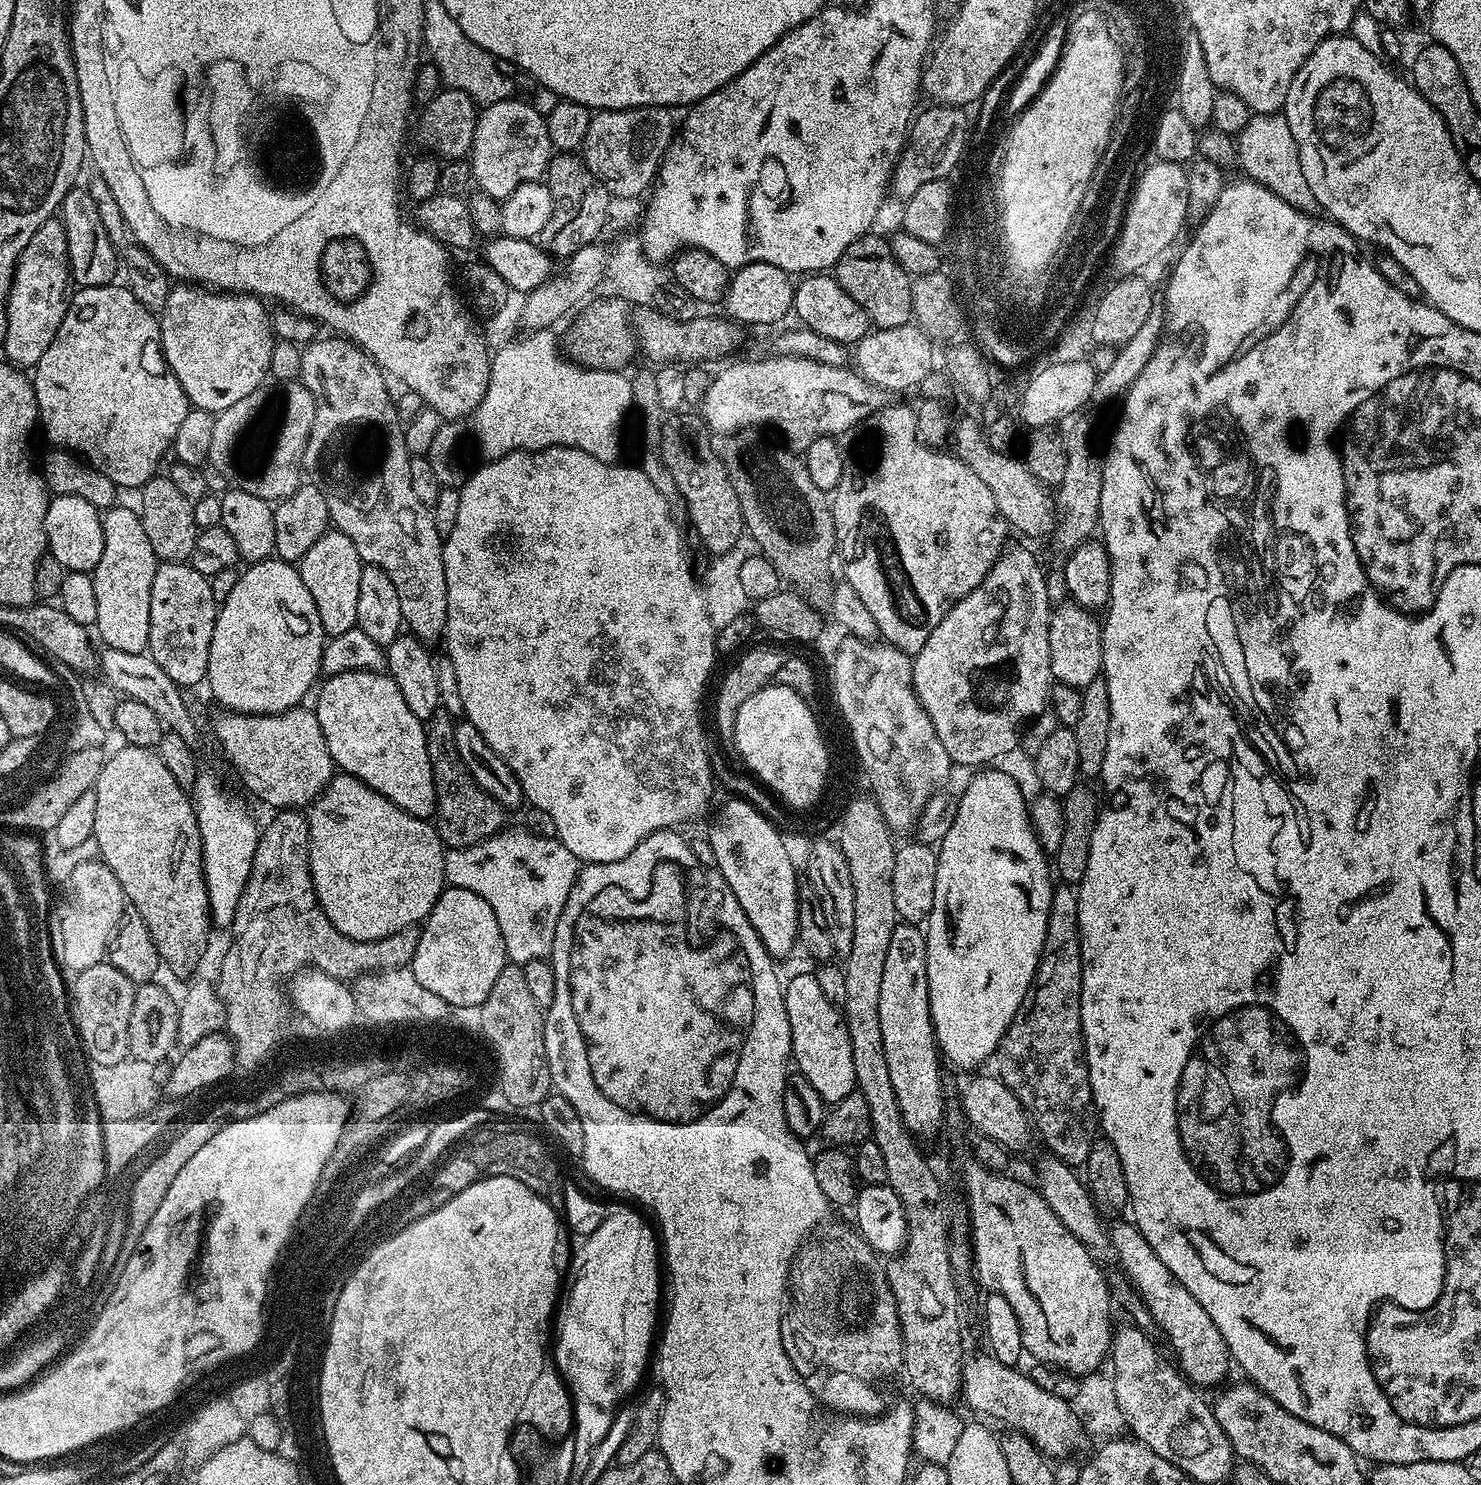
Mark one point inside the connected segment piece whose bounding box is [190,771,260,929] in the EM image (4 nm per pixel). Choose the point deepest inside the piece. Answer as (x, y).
(229, 834)

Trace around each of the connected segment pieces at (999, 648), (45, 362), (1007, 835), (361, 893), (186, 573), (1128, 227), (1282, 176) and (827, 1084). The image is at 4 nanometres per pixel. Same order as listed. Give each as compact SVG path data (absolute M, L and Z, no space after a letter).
M1012 548L1001 552L1000 557L994 562L994 566L990 570L990 574L986 574L986 578L979 584L977 588L970 594L955 601L952 607L942 618L942 622L934 630L934 634L930 634L930 638L926 638L926 646L922 646L920 652L915 653L912 660L912 685L916 691L916 696L922 702L922 706L926 710L926 714L930 714L930 722L934 722L934 730L938 730L938 738L942 738L942 746L946 746L946 754L950 754L953 765L960 764L984 764L980 766L988 766L991 760L996 760L999 756L1004 756L1007 752L1017 751L1018 745L1021 743L1021 736L1024 735L1026 725L1036 719L1040 712L1046 708L1044 703L1040 701L1040 696L1047 697L1054 683L1052 679L1052 671L1050 670L1050 646L1044 642L1040 644L1040 660L1036 656L1032 656L1032 652L1028 649L1028 628L1024 624L1040 624L1047 626L1052 621L1053 609L1036 608L1039 600L1044 600L1048 596L1048 580L1044 577L1044 572L1040 569L1040 564L1036 561L1036 556L1028 548Z
M120 282L97 288L80 288L71 293L62 326L46 354L34 366L31 377L36 391L38 424L48 435L49 445L79 454L93 468L106 474L121 489L140 490L157 475L160 459L172 447L182 418L190 411L188 395L180 389L176 376L164 360L160 346L157 313L142 306L131 290Z
M984 770L981 776L976 776L968 784L968 789L964 793L959 793L956 802L956 813L954 814L954 822L956 828L959 831L964 831L968 836L959 836L955 831L950 834L946 834L944 840L939 841L938 844L938 858L937 858L937 880L934 882L934 904L933 910L929 913L926 919L926 935L928 937L928 997L930 998L930 1014L932 1015L932 1025L934 1026L934 1034L936 1035L936 1046L940 1049L943 1059L948 1060L956 1068L976 1068L984 1059L995 1057L996 1047L1002 1042L1002 1038L1006 1034L1008 1027L1012 1025L1012 1020L1016 1016L1016 1012L1024 1004L1025 998L1028 996L1028 990L1032 987L1032 979L1036 976L1036 968L1040 964L1040 955L1044 949L1044 943L1046 942L1046 926L1048 925L1048 919L1050 918L1050 902L1052 901L1052 890L1054 887L1054 876L1050 871L1049 857L1042 850L1042 846L1038 842L1038 838L1034 834L1032 829L1032 823L1028 817L1028 804L1026 803L1026 796L1024 800L1024 792L1007 776L1004 772L988 772L992 770Z
M343 774L333 775L331 782L325 786L324 793L317 800L312 801L306 815L308 817L308 853L310 854L310 870L316 891L316 902L326 914L326 918L330 918L330 922L343 936L358 942L381 940L392 934L398 934L407 928L415 928L428 919L430 910L438 902L441 892L446 887L444 879L446 846L440 841L440 833L428 820L420 820L416 816L412 816L406 810L394 806L394 802L390 802L390 798L378 794L378 790L366 786L366 782Z
M161 563L154 574L154 586L150 590L150 638L148 655L166 670L170 678L189 690L195 684L203 685L208 675L210 638L214 638L214 626L218 601L212 593L212 581L198 574L191 563Z
M1161 160L1153 162L1139 173L1131 189L1127 209L1120 225L1119 237L1111 249L1110 258L1116 263L1117 273L1136 274L1156 260L1176 239L1189 219L1187 214L1187 171L1183 164Z
M1272 113L1251 115L1247 126L1236 138L1237 161L1249 179L1266 186L1278 198L1290 202L1300 212L1309 214L1317 211L1318 205L1314 193L1306 182L1306 174L1302 174L1302 162L1298 158L1298 146L1294 142L1294 134L1290 134L1290 126L1283 114Z
M800 972L792 981L783 985L784 1001L786 1002L786 1018L790 1018L790 1038L792 1039L791 1059L794 1061L794 1068L814 1086L824 1100L825 1105L836 1105L851 1092L857 1091L856 1075L854 1074L854 1054L850 1050L850 1034L848 1026L839 1007L832 1005L822 994L818 986L818 978L811 972Z

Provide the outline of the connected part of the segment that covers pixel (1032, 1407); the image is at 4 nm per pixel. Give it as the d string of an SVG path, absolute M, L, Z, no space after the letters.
M991 1354L985 1356L969 1355L963 1361L960 1370L960 1390L962 1400L965 1400L976 1412L985 1412L988 1416L993 1416L996 1420L1001 1420L1002 1425L1009 1428L1016 1428L1028 1436L1030 1442L1047 1458L1072 1458L1075 1453L1086 1443L1084 1425L1078 1420L1071 1409L1069 1401L1058 1398L1048 1392L1047 1387L1042 1383L1035 1384L1028 1376L1020 1373L1019 1367L1011 1368L1002 1362L998 1362L996 1357Z

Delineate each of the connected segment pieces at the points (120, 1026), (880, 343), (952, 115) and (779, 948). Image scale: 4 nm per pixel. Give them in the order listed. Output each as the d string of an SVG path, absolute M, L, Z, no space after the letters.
M110 963L90 966L87 970L75 973L70 980L70 1011L72 1021L76 1024L76 1032L80 1035L80 1046L84 1055L93 1065L112 1066L114 1063L129 1059L127 1044L127 1027L130 1012L133 1009L137 985L133 984L122 970L114 970Z
M915 323L876 328L854 345L854 368L874 386L895 394L927 378L932 368L932 347L933 341Z
M932 104L928 110L921 109L913 119L905 147L892 171L891 193L905 200L912 197L928 182L945 179L954 171L956 162L964 155L966 132L970 130L967 111L957 105Z
M728 798L720 808L712 829L706 832L714 846L715 871L738 898L750 926L764 943L769 956L788 956L798 944L798 902L802 898L796 886L796 864L780 837L780 828L769 821L750 802Z

